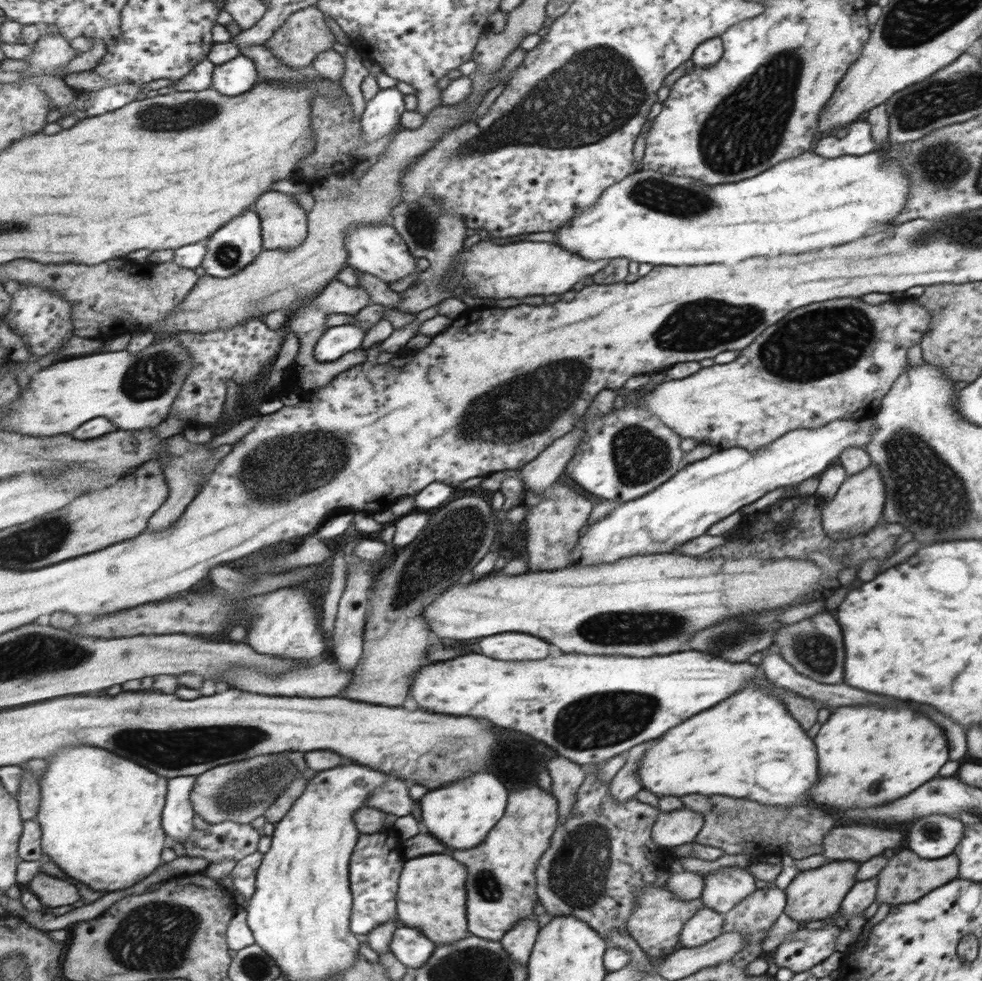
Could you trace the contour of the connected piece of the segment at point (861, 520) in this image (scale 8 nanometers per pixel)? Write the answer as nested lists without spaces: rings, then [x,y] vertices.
[[[870,463],[864,470],[847,476],[834,498],[824,503],[821,512],[821,524],[831,539],[847,539],[870,530],[884,515],[885,503],[888,499],[888,488],[880,469]]]

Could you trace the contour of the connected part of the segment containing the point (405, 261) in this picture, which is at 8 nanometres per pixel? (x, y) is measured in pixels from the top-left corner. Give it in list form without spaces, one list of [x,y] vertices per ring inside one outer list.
[[[389,223],[359,224],[349,230],[347,245],[351,254],[350,265],[361,272],[368,272],[384,280],[387,283],[399,281],[406,276],[417,273],[417,260],[410,254],[404,239],[396,232],[396,229]]]

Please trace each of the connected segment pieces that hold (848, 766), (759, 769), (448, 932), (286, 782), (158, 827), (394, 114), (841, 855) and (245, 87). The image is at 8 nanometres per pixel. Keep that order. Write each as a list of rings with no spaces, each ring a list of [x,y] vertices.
[[[868,704],[838,708],[814,738],[818,740],[818,752],[822,752],[822,784],[818,784],[814,796],[818,796],[818,804],[834,804],[834,808],[870,808],[874,806],[874,790],[880,804],[902,798],[932,780],[940,766],[948,762],[948,740],[942,738],[942,728],[934,720],[908,706],[880,708]]]
[[[746,685],[741,691],[718,703],[718,708],[710,708],[710,712],[694,716],[694,720],[686,720],[686,724],[678,724],[674,732],[666,732],[666,736],[662,736],[654,748],[650,748],[646,764],[642,762],[644,760],[639,762],[637,770],[641,783],[646,782],[642,788],[650,790],[658,798],[684,794],[722,794],[738,799],[758,800],[758,803],[772,807],[794,807],[798,800],[808,798],[808,790],[818,782],[818,758],[814,740],[790,716],[788,706],[782,700],[776,695],[770,696],[766,689],[756,685]]]
[[[448,854],[407,859],[402,869],[402,892],[397,892],[397,920],[401,926],[420,929],[438,946],[472,936],[466,928],[466,874],[469,872],[464,865]]]
[[[284,752],[264,754],[239,763],[222,765],[205,772],[196,781],[193,804],[197,814],[207,822],[222,824],[234,821],[252,825],[254,820],[265,817],[283,792],[300,778],[300,767]]]
[[[79,744],[61,748],[55,755],[48,758],[48,766],[43,780],[42,788],[42,804],[41,812],[37,819],[43,826],[43,850],[60,868],[66,870],[66,874],[72,878],[78,878],[82,882],[86,882],[90,888],[94,890],[105,890],[106,892],[116,892],[116,890],[126,890],[130,886],[136,886],[140,880],[148,878],[150,874],[154,874],[160,866],[164,866],[162,860],[162,852],[164,848],[169,846],[171,839],[168,837],[165,829],[165,810],[169,799],[169,780],[156,772],[152,772],[151,768],[142,766],[138,761],[130,760],[130,757],[123,757],[117,752],[110,752],[107,748],[92,746],[89,744]]]
[[[396,86],[380,89],[378,94],[365,104],[364,113],[361,115],[365,142],[375,142],[391,134],[398,126],[400,114],[404,110],[404,94],[396,90]]]
[[[874,826],[834,827],[830,836],[826,834],[826,848],[822,857],[828,860],[858,860],[866,862],[872,856],[882,854],[886,848],[896,848],[906,834],[902,830],[886,830]]]
[[[244,54],[215,67],[212,88],[227,96],[242,96],[262,80],[256,62]]]

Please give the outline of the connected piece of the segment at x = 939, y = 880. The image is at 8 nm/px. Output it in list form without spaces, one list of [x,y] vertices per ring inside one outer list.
[[[904,850],[890,858],[884,870],[877,874],[878,888],[876,900],[880,904],[899,905],[918,900],[927,892],[938,888],[957,878],[959,873],[959,858],[956,856],[946,856],[946,860],[922,860],[918,858],[912,850]]]

